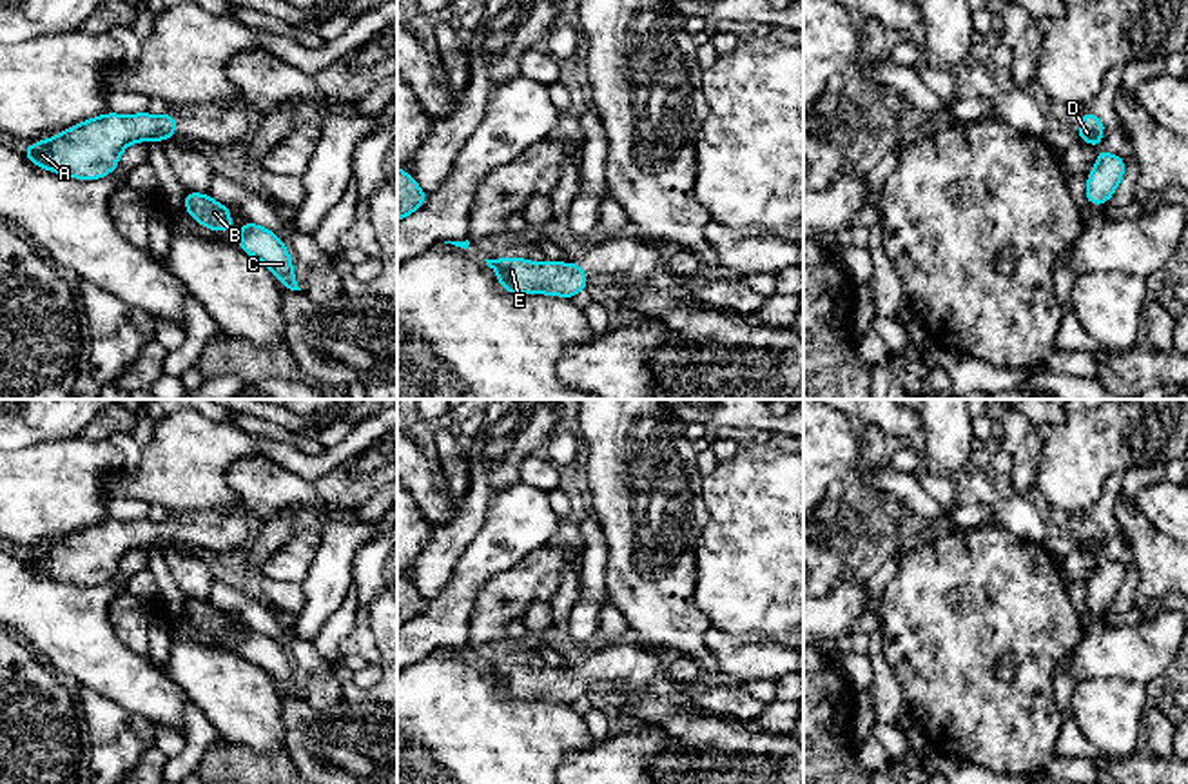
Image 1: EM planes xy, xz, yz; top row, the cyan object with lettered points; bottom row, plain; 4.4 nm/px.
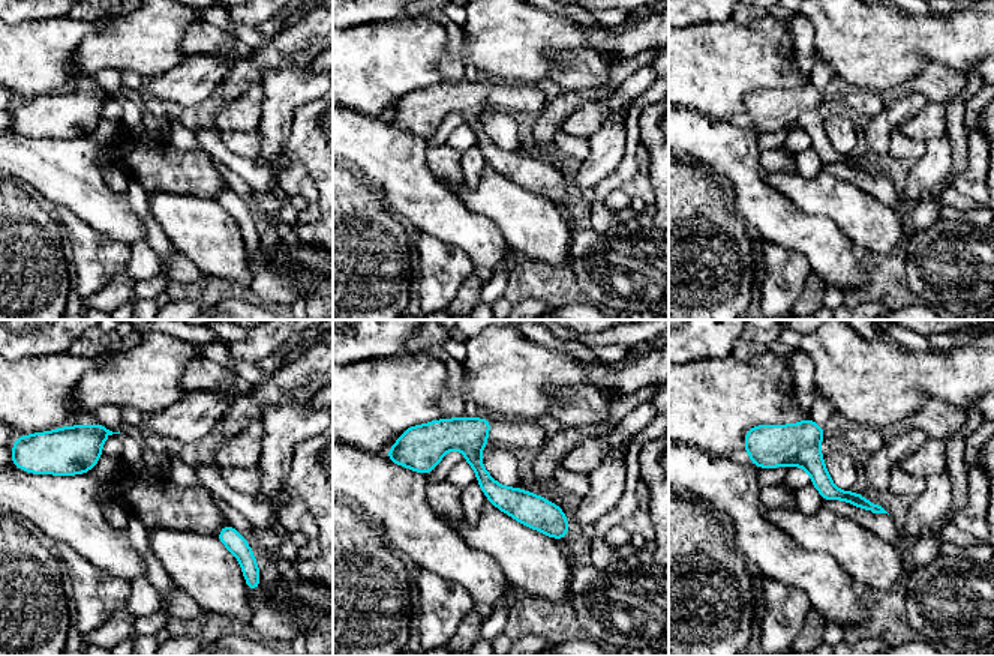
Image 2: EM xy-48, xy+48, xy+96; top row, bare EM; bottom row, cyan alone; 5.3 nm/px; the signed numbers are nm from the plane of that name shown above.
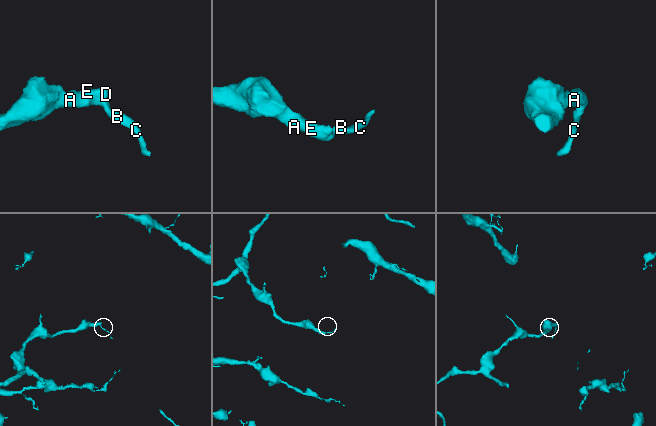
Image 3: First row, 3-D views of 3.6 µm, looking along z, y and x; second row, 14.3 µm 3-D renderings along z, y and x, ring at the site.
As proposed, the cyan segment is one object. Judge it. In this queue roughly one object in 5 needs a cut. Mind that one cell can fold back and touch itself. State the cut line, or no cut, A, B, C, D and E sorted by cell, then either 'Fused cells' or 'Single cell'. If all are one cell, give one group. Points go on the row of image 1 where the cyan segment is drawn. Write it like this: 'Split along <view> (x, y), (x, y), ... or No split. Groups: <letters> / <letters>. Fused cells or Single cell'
No split. Groups: A B C D E. Single cell

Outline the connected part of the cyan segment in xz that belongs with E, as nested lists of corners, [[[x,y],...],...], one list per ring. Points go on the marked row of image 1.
[[[526,258],[484,260],[495,270],[504,290],[513,294],[555,294],[571,299],[579,290],[589,285],[582,269],[570,261],[530,263]]]

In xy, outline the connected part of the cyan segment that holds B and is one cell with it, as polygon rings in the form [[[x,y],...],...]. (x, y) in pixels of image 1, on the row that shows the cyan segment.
[[[185,192],[183,207],[194,221],[210,230],[229,232],[232,229],[229,205],[216,203],[209,194]]]

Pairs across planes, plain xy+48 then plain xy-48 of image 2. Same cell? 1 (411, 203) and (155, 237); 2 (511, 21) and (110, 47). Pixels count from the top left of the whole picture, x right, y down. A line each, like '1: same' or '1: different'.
1: different
2: same

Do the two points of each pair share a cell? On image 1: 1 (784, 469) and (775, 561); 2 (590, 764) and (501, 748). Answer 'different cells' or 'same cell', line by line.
1: same cell
2: different cells

